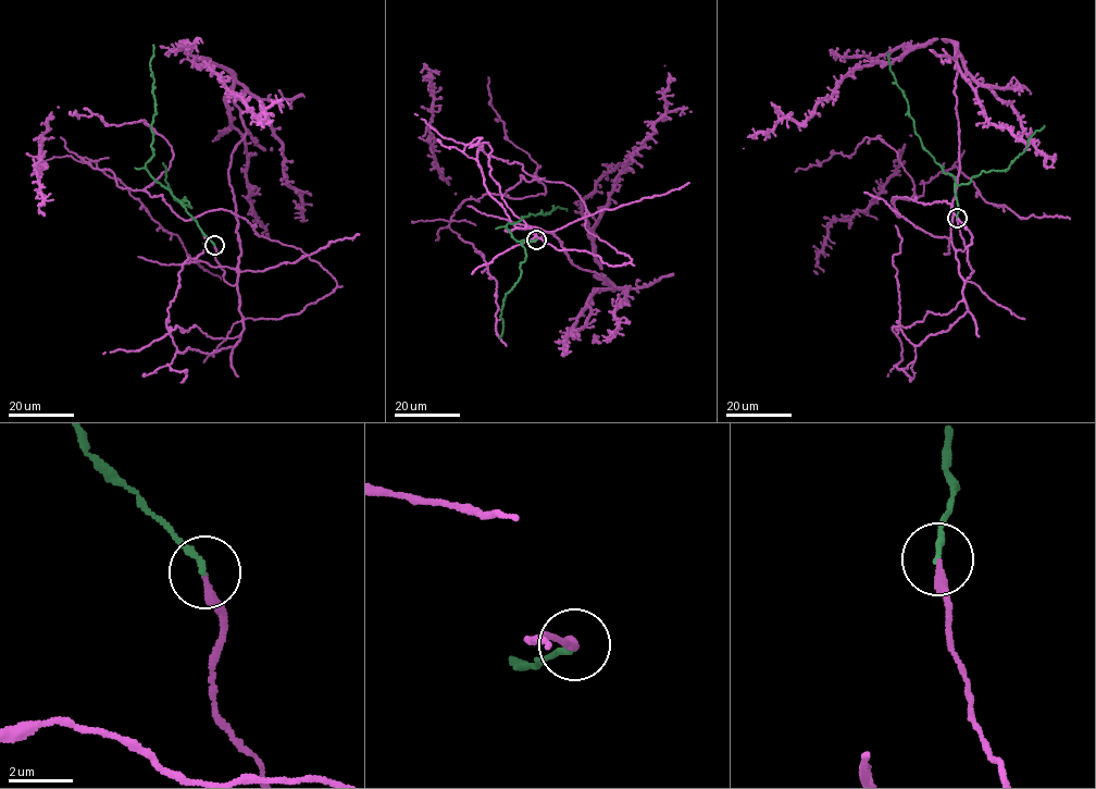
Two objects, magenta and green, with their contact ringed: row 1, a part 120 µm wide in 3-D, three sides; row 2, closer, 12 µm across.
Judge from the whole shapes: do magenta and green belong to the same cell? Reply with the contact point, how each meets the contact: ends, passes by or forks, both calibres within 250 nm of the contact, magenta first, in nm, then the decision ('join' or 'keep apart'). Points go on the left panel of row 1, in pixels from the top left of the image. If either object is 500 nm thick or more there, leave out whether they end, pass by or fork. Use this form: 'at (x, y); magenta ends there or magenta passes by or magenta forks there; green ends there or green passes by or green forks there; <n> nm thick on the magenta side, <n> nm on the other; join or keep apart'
at (214, 245); magenta ends there; green ends there; 240 nm thick on the magenta side, 190 nm on the other; join

